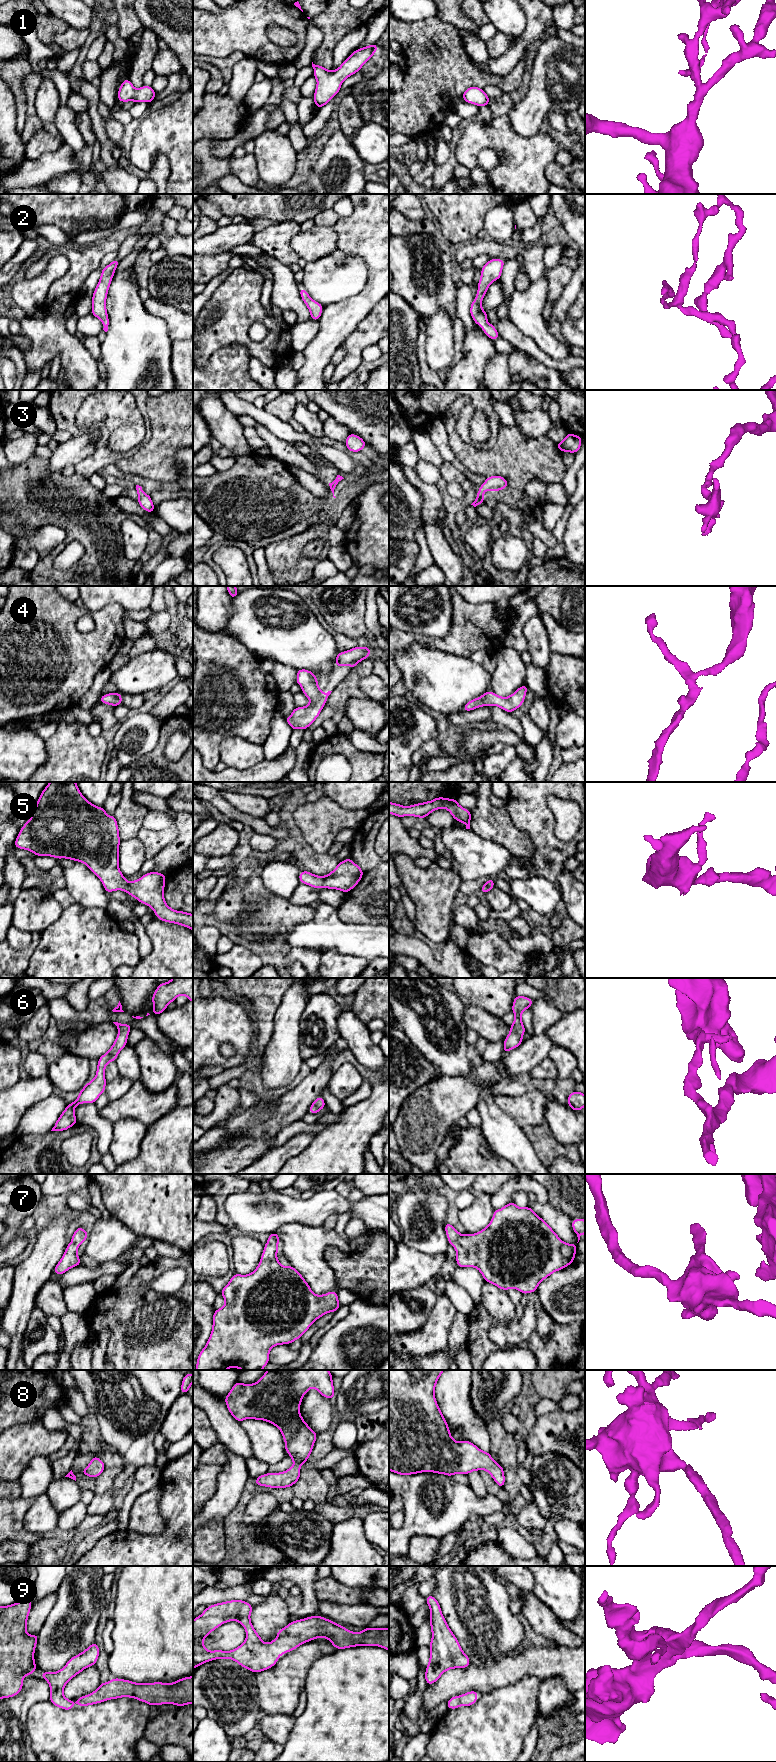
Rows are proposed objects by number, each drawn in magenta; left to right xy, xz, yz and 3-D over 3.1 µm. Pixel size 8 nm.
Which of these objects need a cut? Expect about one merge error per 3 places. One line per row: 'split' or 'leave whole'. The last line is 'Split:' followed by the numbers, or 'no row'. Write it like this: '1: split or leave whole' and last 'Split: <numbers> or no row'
1: leave whole
2: leave whole
3: leave whole
4: leave whole
5: leave whole
6: leave whole
7: leave whole
8: leave whole
9: leave whole
Split: no row

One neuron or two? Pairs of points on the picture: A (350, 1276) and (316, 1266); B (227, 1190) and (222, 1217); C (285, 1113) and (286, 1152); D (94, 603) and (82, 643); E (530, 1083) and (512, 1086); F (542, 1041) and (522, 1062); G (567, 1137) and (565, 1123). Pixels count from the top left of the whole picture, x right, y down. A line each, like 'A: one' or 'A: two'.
A: two
B: one
C: two
D: two
E: one
F: one
G: one

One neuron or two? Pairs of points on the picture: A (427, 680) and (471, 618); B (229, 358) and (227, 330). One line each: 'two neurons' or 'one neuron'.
A: two neurons
B: two neurons

